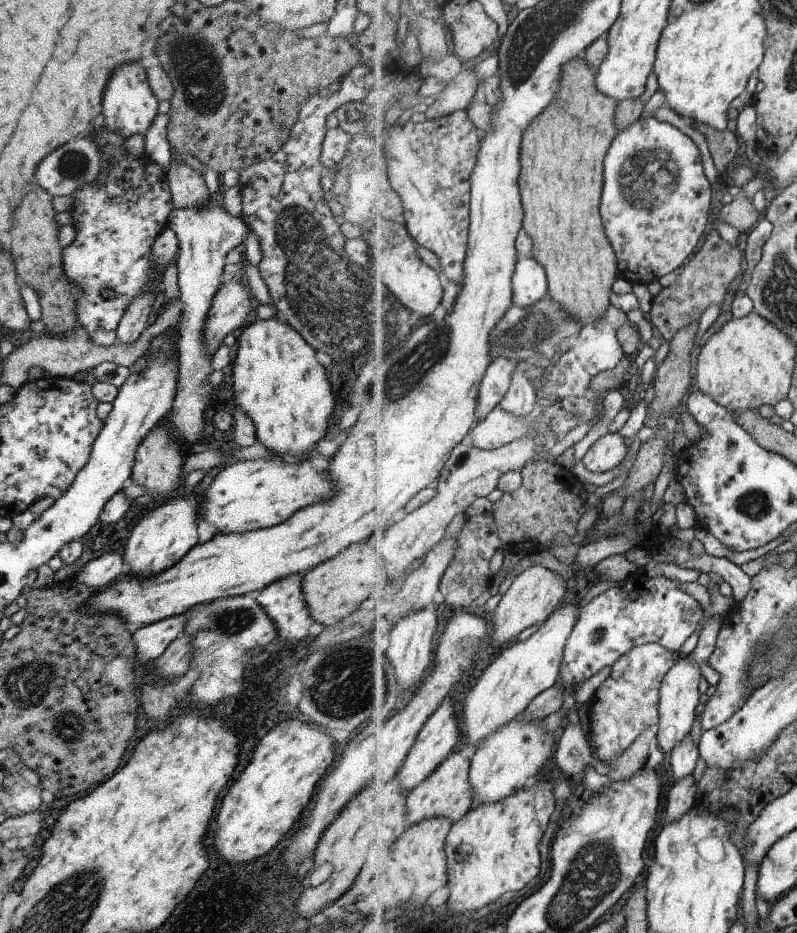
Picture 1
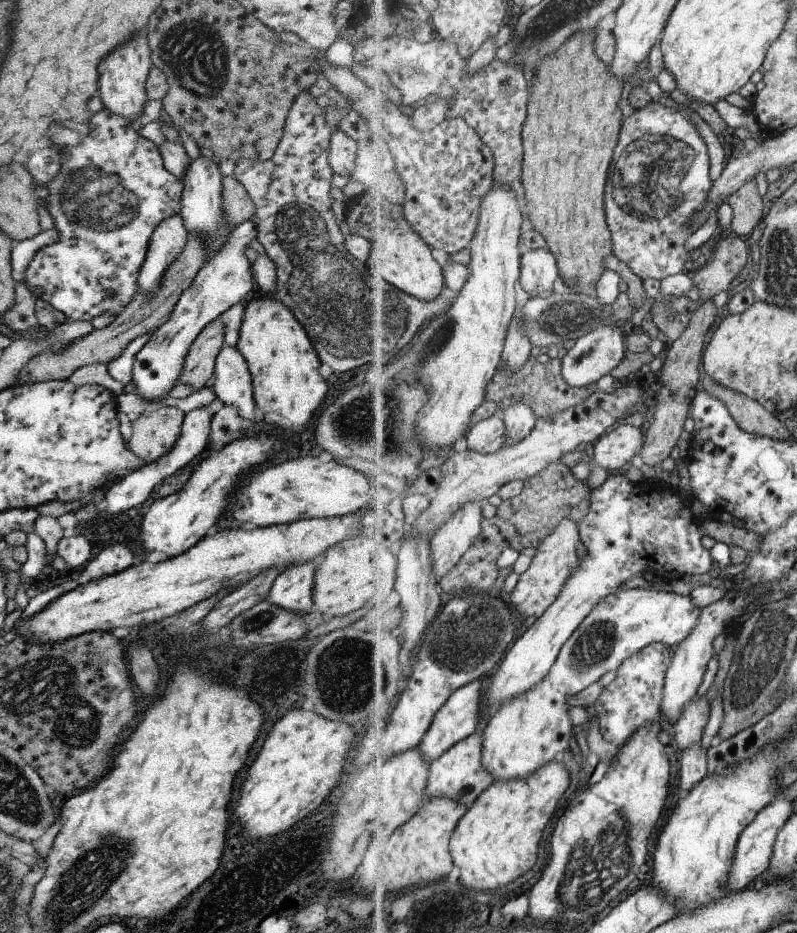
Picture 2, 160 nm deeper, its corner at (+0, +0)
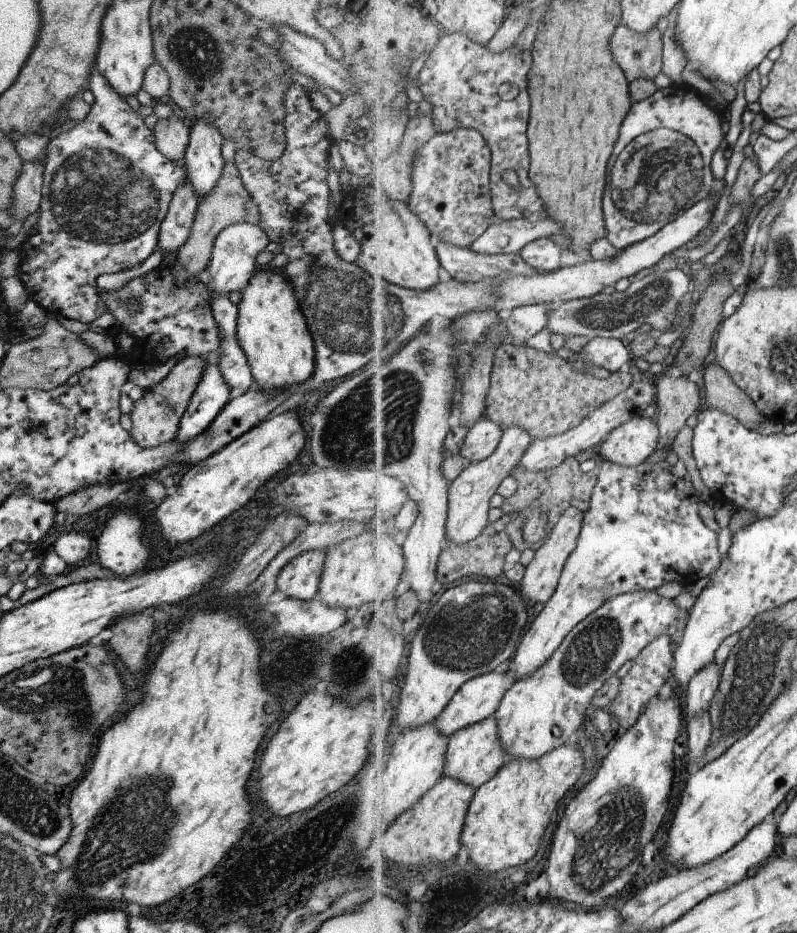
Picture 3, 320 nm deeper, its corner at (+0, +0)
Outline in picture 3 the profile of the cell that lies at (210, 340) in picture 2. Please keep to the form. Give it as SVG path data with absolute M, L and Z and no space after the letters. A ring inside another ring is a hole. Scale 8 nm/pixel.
M185 356L169 370L161 382L147 389L147 392L139 400L133 402L130 413L131 430L128 433L135 445L143 448L155 448L159 444L172 441L177 434L181 416L187 409L187 404L201 380L203 370L205 370L205 364L200 357Z

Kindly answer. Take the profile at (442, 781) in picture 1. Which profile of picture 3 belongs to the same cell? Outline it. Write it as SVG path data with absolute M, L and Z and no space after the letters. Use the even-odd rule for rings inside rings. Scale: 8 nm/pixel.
M489 718L465 730L459 730L453 738L450 738L444 776L451 776L479 790L481 786L491 782L497 776L497 772L508 762L507 752L501 746L498 722L496 718Z

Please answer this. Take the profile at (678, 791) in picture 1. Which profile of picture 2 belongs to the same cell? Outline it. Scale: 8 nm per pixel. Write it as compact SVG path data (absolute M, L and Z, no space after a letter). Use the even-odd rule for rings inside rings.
M697 742L695 746L691 746L691 748L682 752L680 774L678 776L680 796L691 792L695 786L701 783L701 780L708 776L708 750L701 742Z

